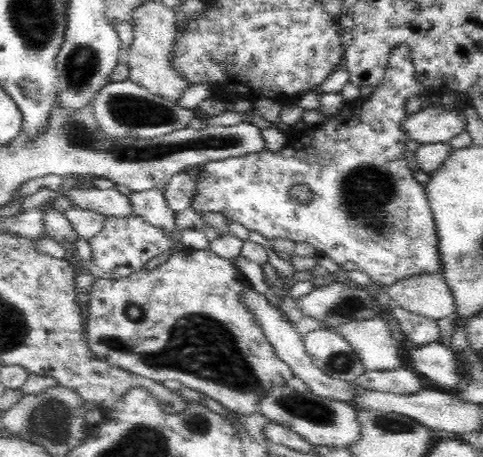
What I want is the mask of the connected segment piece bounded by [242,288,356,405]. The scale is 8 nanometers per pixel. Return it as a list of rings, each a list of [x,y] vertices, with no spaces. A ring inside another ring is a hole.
[[[248,288],[243,291],[242,301],[254,313],[254,319],[260,323],[264,335],[272,343],[276,354],[292,369],[293,376],[300,378],[307,384],[307,390],[312,395],[331,398],[332,400],[341,400],[346,404],[354,405],[354,398],[356,398],[354,382],[328,376],[324,371],[320,370],[308,356],[303,337],[294,329],[293,323],[285,317],[284,313],[272,307],[268,299],[264,295],[259,294],[254,288]]]

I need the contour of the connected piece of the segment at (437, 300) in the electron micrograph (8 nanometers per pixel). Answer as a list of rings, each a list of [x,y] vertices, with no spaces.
[[[420,273],[400,279],[389,287],[387,294],[406,311],[428,319],[455,316],[452,291],[441,274]]]

